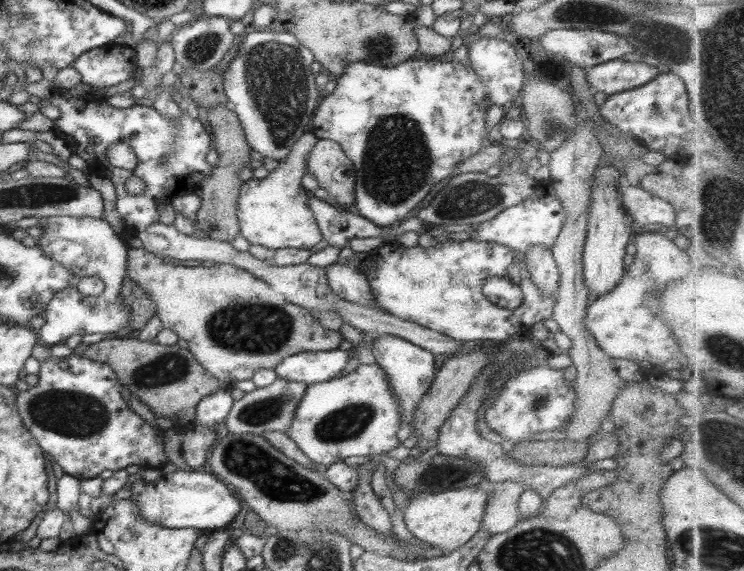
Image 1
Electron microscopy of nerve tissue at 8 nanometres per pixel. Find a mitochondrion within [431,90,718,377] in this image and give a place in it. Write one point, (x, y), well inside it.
(471, 198)

